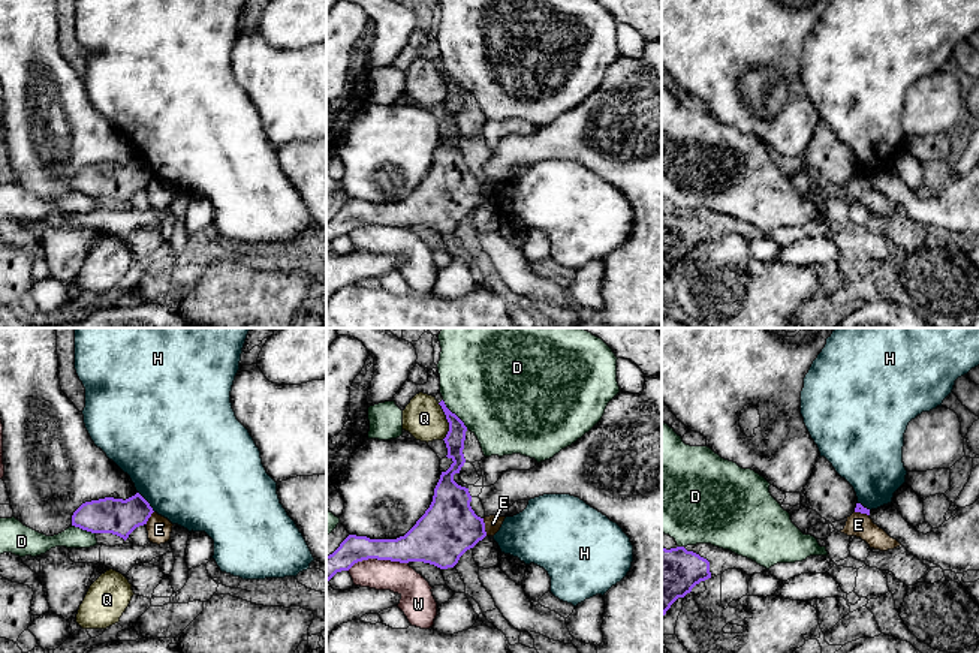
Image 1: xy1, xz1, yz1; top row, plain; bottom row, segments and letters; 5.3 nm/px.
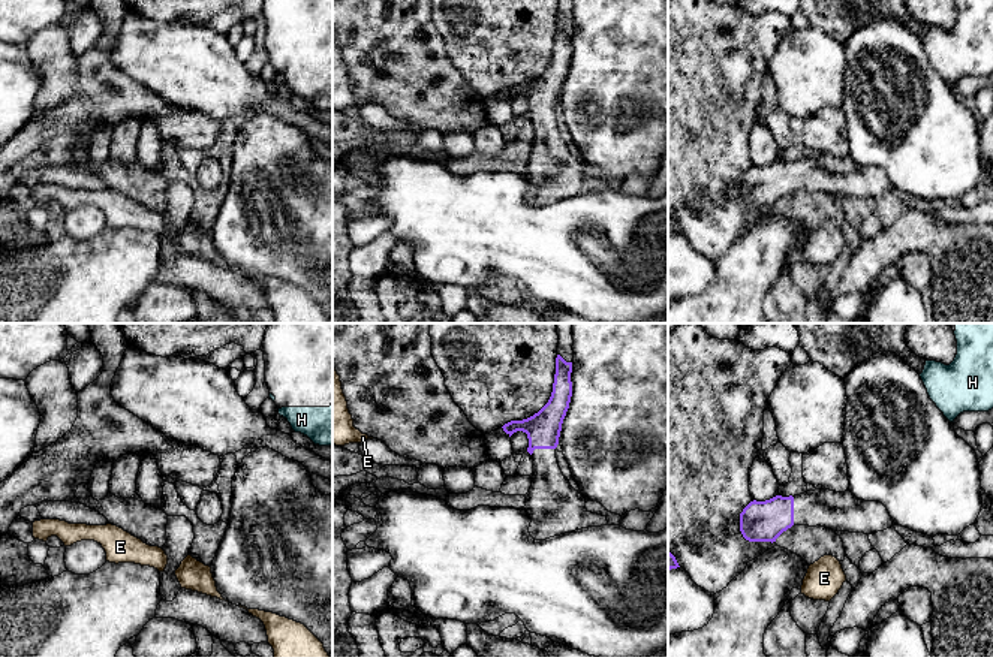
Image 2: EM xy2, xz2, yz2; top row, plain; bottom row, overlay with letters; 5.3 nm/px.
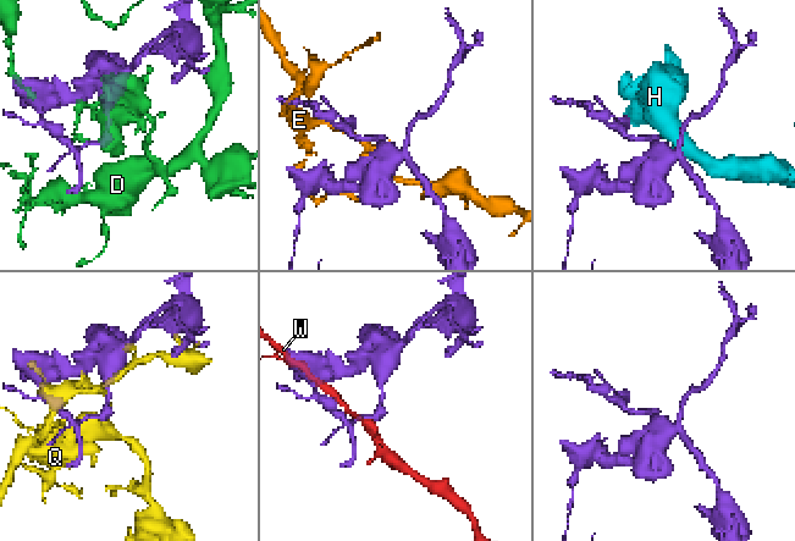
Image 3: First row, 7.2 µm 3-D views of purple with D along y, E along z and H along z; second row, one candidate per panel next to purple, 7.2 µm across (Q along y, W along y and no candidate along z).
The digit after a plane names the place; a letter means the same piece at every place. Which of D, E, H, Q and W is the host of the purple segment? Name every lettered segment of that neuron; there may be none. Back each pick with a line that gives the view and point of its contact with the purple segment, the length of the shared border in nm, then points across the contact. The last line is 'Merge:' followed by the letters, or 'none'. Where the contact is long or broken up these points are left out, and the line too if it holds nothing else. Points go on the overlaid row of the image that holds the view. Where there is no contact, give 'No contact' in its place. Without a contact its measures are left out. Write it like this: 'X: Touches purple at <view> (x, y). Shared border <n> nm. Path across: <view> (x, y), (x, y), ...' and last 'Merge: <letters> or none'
Merge: none

